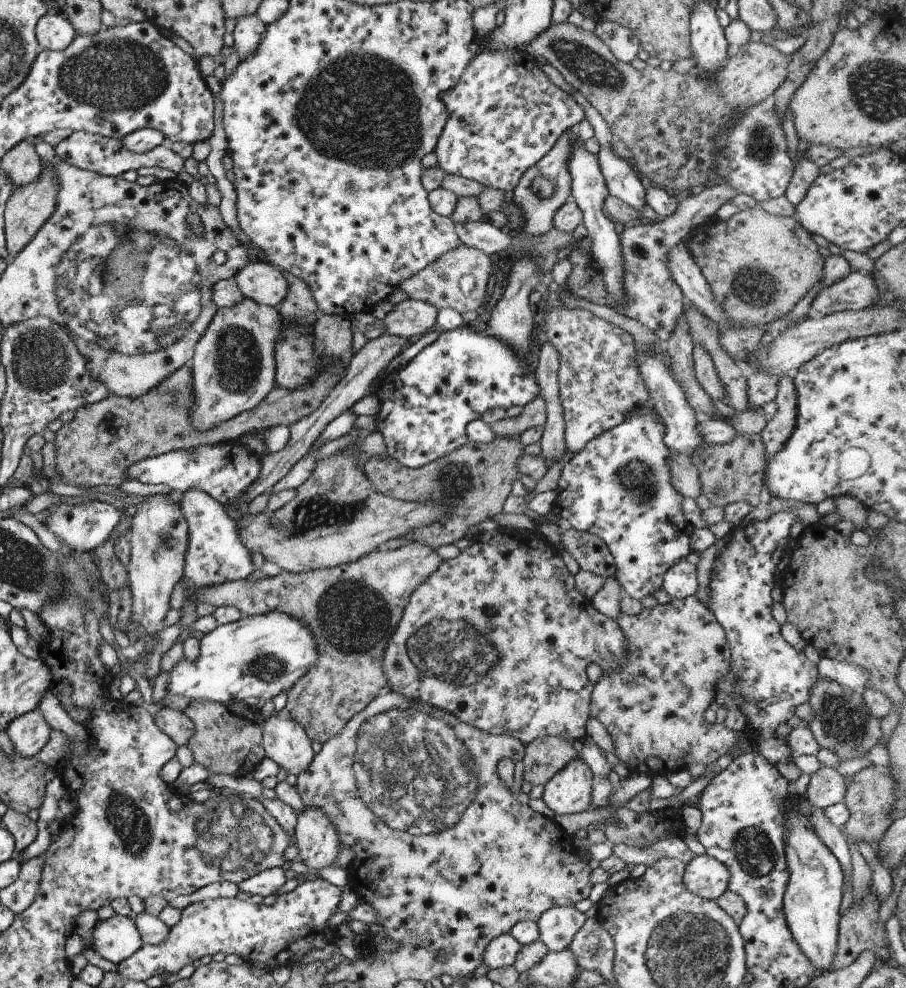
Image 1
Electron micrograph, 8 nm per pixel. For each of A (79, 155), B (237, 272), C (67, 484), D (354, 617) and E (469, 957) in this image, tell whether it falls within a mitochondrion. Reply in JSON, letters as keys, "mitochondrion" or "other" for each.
{"A":"other","B":"other","C":"other","D":"mitochondrion","E":"other"}

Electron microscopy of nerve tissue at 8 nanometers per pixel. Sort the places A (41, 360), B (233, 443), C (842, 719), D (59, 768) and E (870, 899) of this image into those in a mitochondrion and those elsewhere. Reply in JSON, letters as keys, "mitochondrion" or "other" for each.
{"A":"mitochondrion","B":"other","C":"mitochondrion","D":"other","E":"other"}

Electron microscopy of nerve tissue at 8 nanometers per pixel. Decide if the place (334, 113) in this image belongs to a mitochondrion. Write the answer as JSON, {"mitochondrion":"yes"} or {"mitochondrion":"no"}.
{"mitochondrion":"yes"}

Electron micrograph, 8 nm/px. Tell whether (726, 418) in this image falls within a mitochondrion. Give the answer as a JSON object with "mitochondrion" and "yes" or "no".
{"mitochondrion":"no"}

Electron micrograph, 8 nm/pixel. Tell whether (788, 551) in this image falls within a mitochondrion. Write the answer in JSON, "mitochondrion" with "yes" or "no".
{"mitochondrion":"no"}

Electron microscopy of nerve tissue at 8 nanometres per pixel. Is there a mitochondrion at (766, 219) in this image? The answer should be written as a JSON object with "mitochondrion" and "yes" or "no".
{"mitochondrion":"no"}

